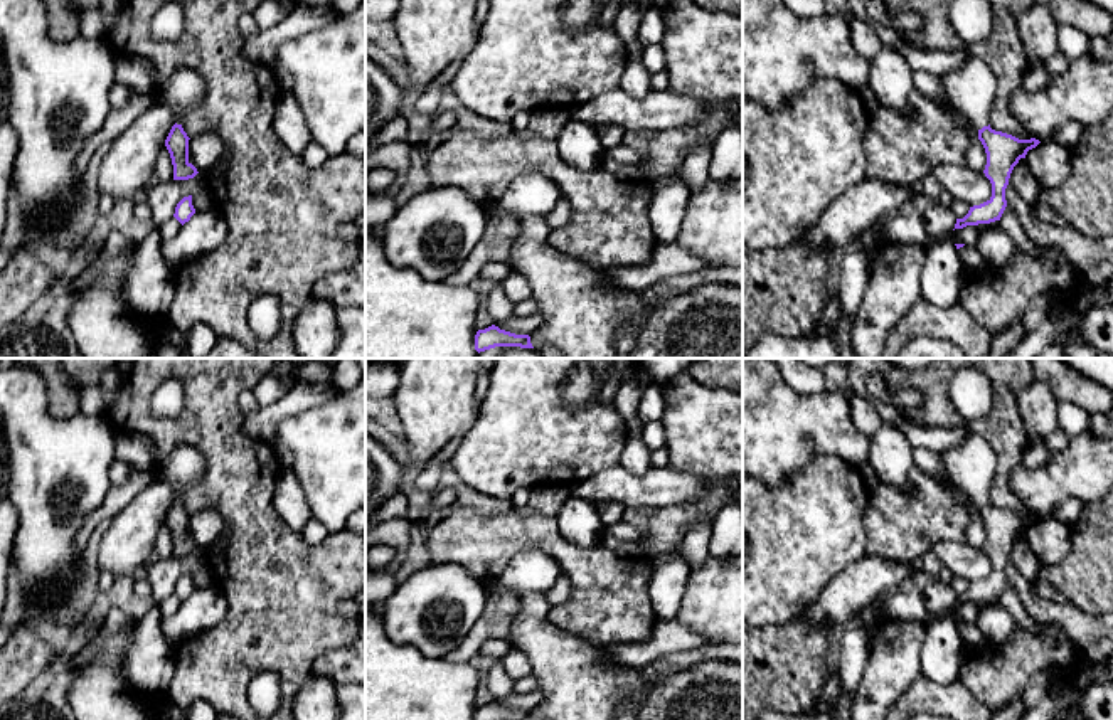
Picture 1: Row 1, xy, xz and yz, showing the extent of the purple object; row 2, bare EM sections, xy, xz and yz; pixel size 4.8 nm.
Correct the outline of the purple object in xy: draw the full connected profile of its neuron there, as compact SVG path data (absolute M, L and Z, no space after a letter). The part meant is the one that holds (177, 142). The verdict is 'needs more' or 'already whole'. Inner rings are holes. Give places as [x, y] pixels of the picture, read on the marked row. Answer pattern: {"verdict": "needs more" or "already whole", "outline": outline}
{"verdict": "needs more", "outline": "M178 69L153 94L153 103L167 106L175 119L165 146L173 165L173 180L194 178L199 172L189 161L189 136L182 128L184 116L205 96L204 77L192 69Z"}

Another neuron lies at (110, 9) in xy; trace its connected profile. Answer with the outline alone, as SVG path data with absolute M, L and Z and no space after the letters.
M101 0L99 10L103 13L103 39L106 39L108 32L114 27L118 15L121 12L123 0Z

